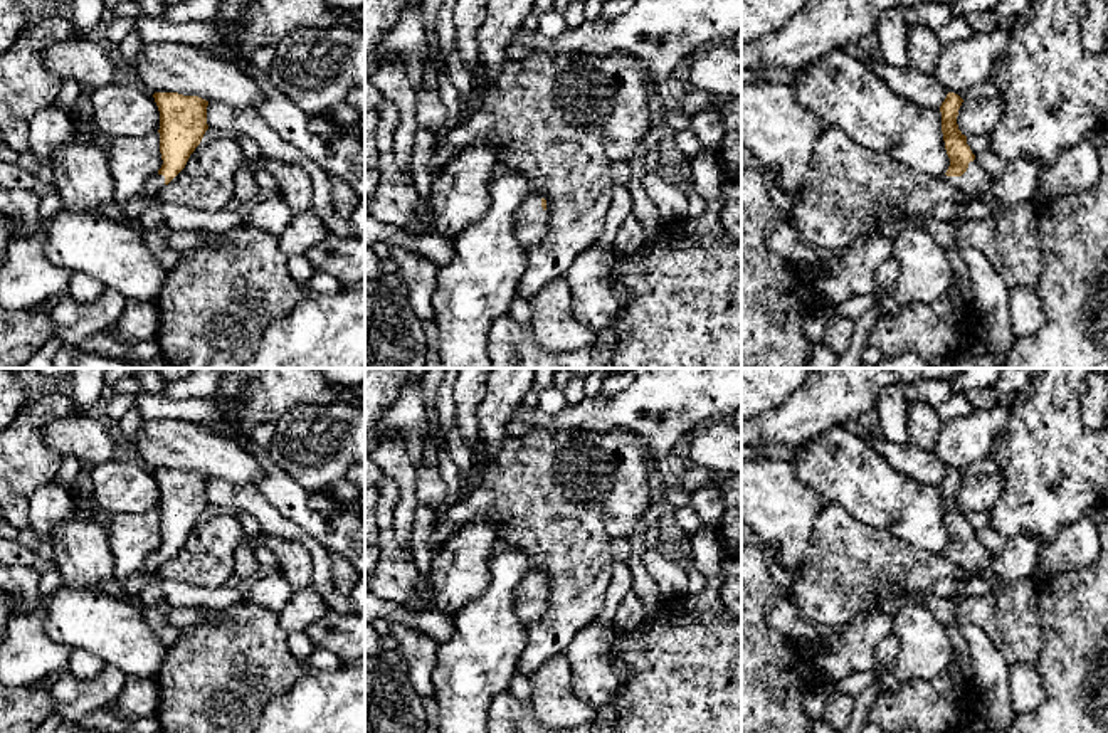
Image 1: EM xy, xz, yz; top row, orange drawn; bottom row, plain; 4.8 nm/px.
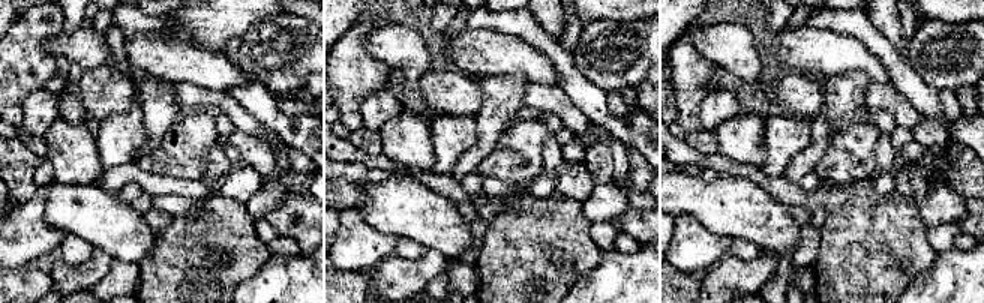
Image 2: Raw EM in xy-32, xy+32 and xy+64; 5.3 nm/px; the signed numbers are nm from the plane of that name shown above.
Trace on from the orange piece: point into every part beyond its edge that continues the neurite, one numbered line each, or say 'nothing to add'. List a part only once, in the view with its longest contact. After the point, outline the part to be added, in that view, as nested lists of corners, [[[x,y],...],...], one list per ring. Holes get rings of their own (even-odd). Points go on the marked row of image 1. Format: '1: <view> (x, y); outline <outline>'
1: yz (974, 182); outline [[[973,160],[968,163],[967,171],[962,177],[943,177],[953,188],[970,195],[972,198],[982,197],[990,187],[987,173]]]

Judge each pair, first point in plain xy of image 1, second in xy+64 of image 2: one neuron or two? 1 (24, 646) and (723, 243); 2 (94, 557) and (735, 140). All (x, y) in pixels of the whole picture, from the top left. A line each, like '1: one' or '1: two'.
1: one
2: one

